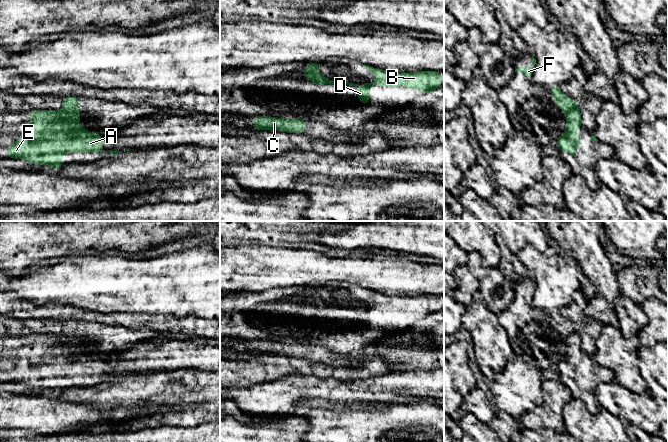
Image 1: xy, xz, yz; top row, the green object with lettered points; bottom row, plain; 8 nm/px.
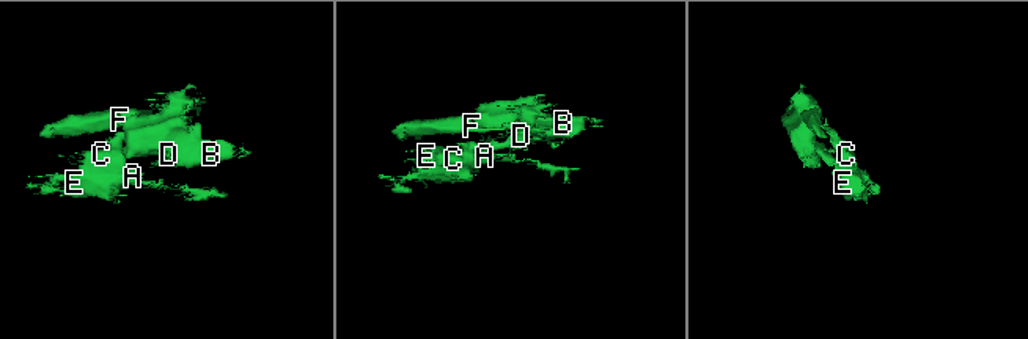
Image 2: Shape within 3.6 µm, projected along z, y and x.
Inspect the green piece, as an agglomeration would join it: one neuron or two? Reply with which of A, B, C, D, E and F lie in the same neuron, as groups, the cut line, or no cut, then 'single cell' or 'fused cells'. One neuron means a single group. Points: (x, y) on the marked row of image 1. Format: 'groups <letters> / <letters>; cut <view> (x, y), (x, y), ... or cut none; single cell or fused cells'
groups A C E / B D F; cut xy (61, 111), (77, 113); fused cells

